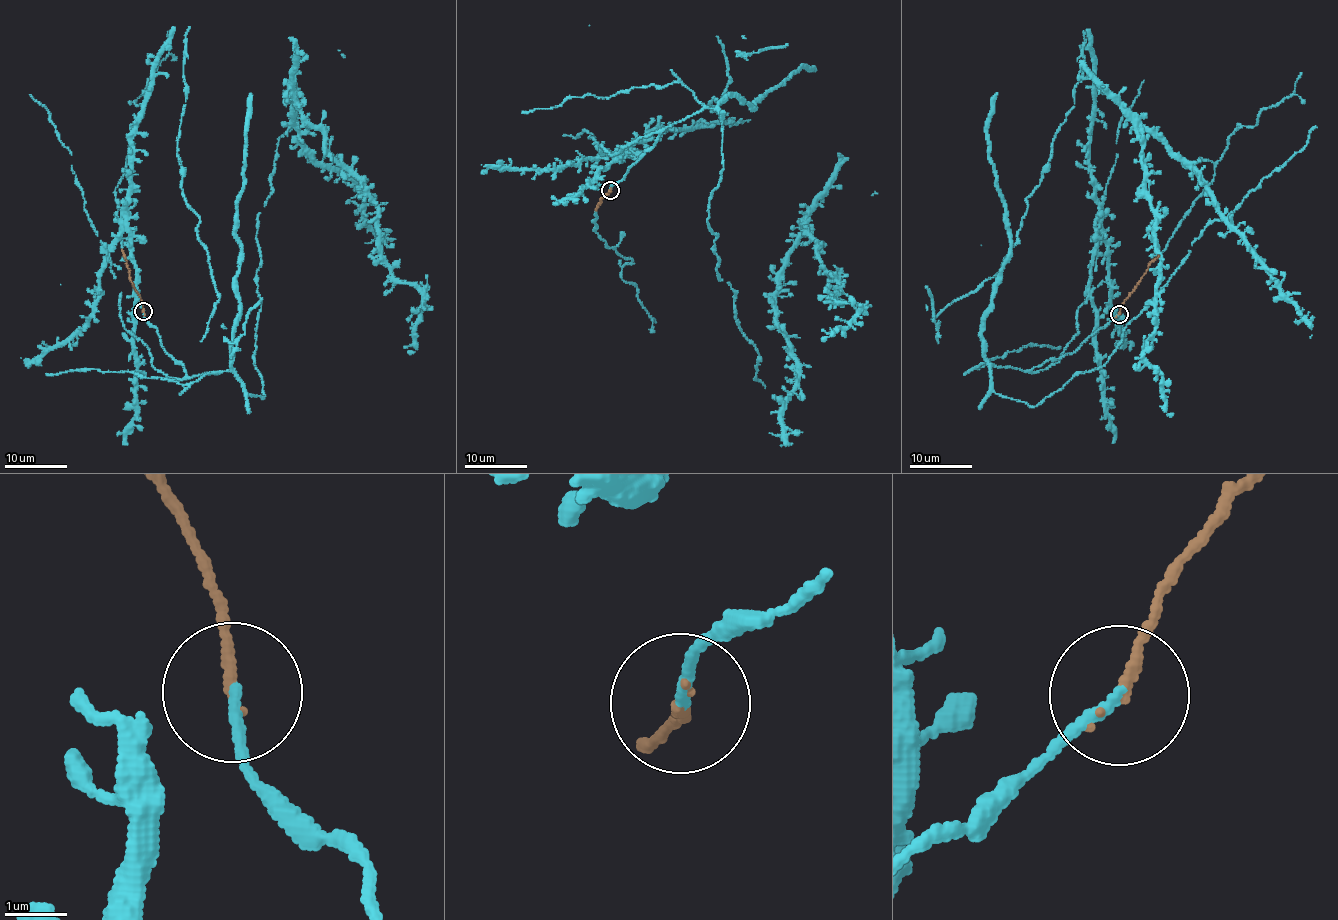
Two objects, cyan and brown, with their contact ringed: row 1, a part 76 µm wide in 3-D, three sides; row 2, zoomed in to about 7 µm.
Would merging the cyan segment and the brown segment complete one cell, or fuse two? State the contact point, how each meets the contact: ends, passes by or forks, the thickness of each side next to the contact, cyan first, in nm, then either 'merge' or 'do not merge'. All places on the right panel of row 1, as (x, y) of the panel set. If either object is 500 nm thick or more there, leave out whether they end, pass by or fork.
place (1119, 314); cyan ends; brown ends; calibres 160 and 160 nm; merge

